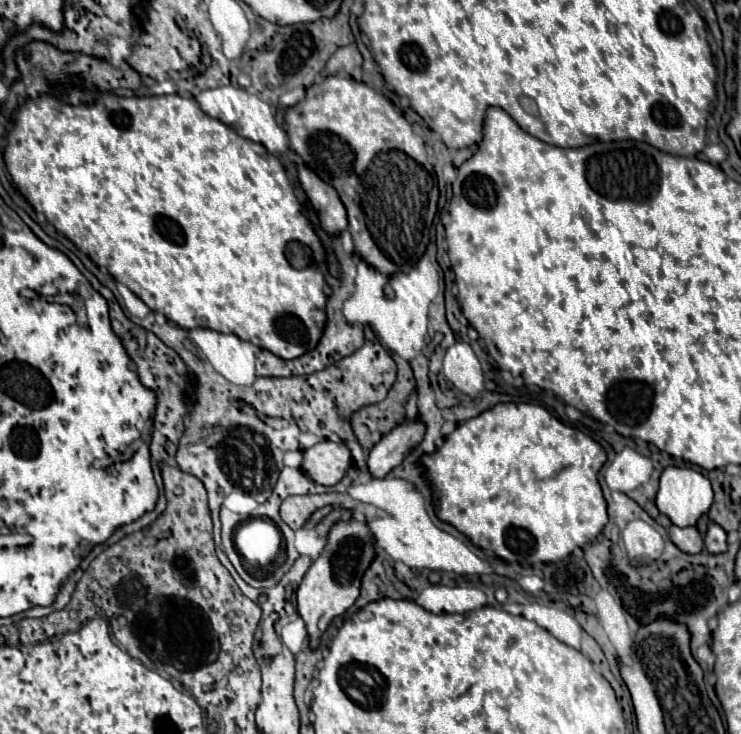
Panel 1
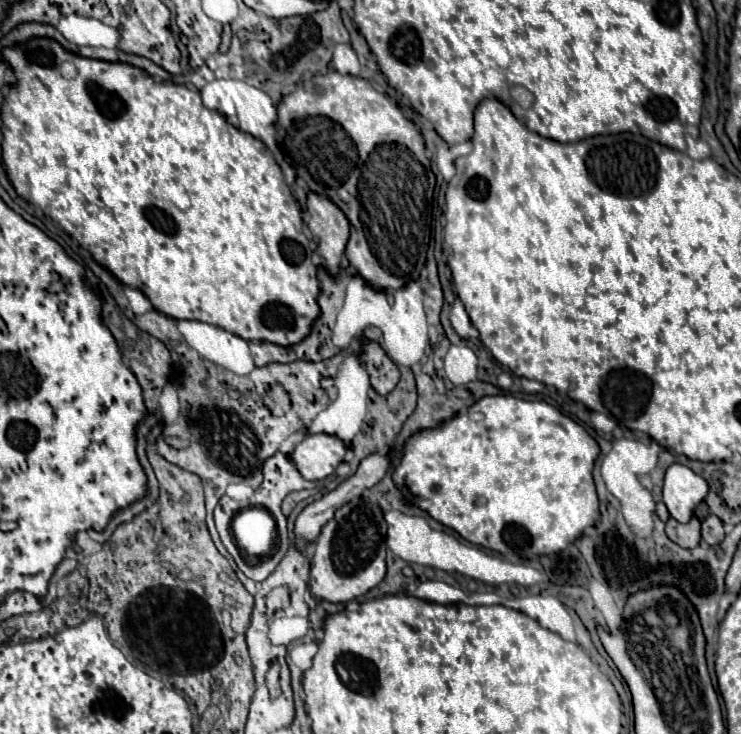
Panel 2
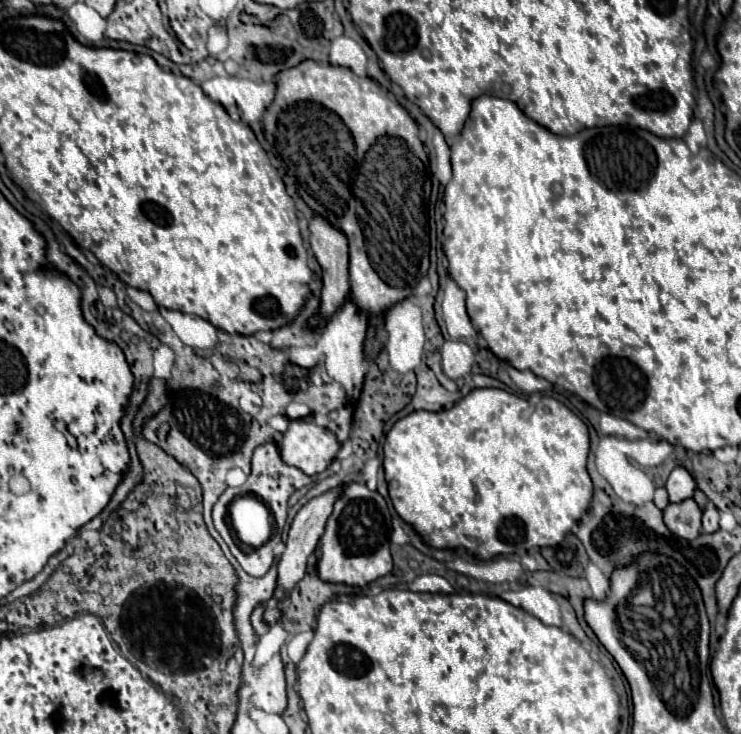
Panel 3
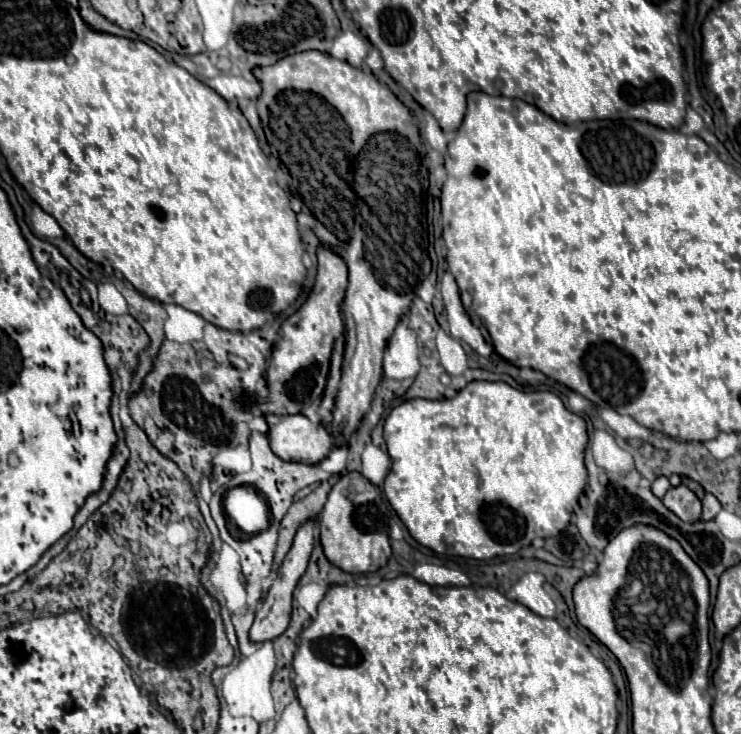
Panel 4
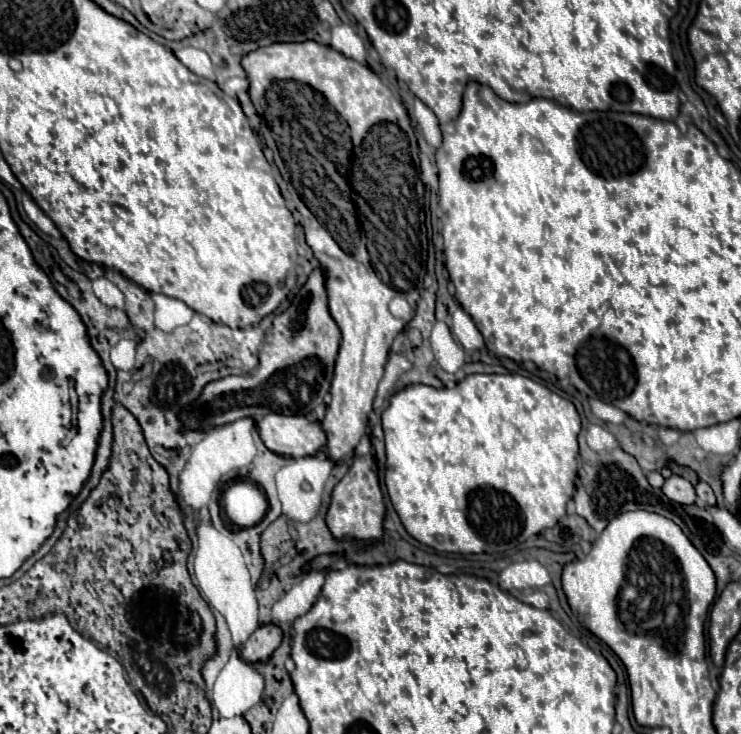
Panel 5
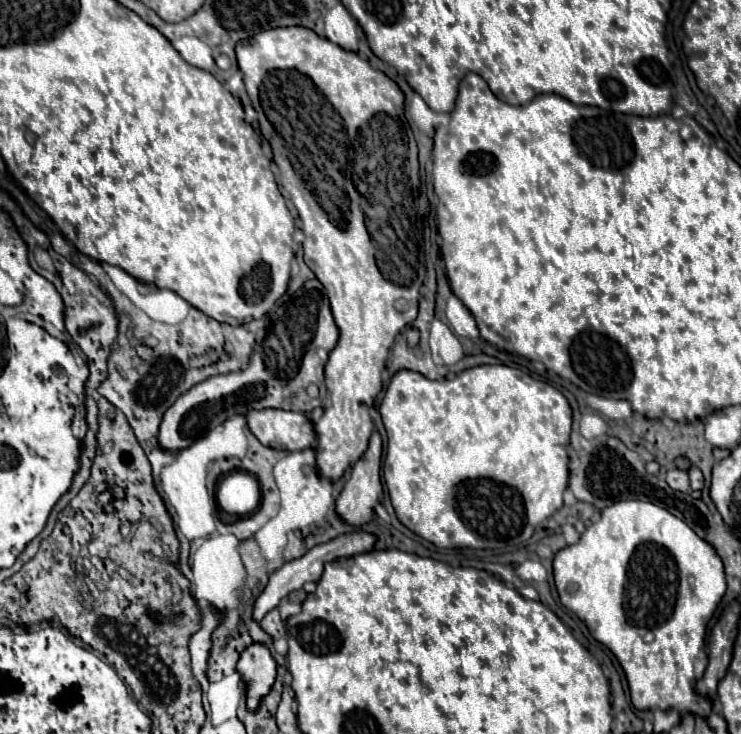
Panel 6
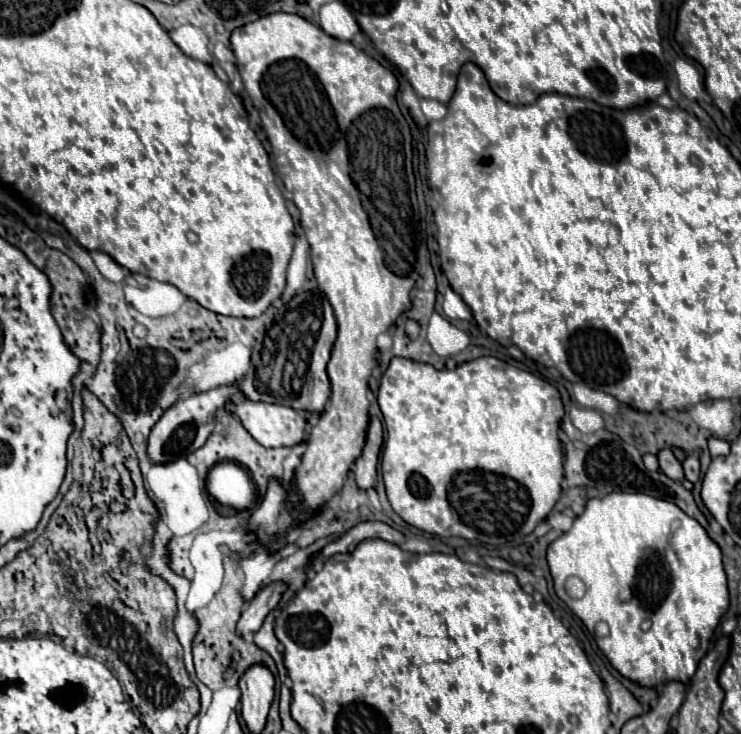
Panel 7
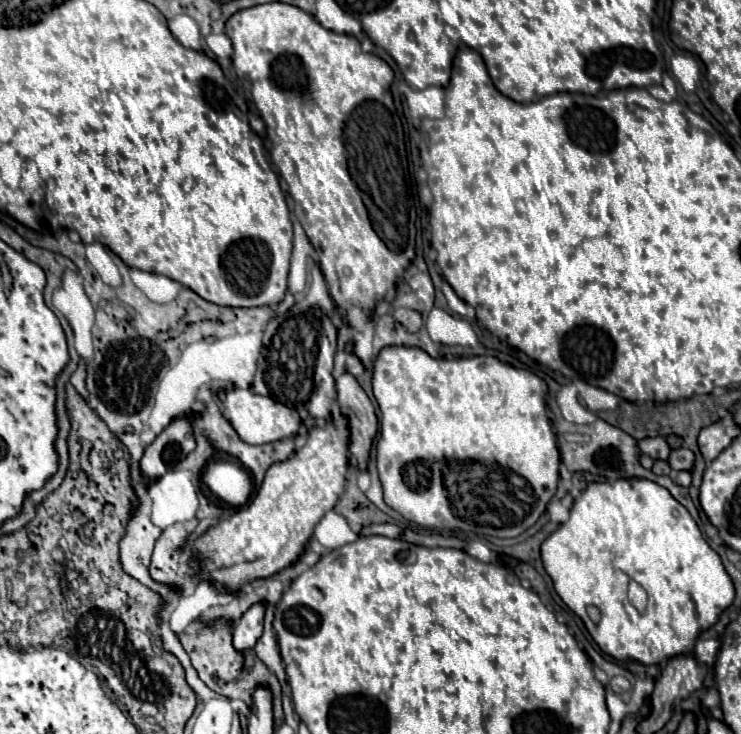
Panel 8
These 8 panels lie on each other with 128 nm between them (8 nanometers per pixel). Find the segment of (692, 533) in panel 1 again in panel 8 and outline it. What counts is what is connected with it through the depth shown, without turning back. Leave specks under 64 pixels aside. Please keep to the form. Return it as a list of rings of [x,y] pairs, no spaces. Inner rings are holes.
[[[660,436],[658,438],[644,438],[644,440],[640,440],[638,448],[644,454],[648,454],[650,458],[654,458],[654,460],[668,460],[668,456],[670,456],[670,446]]]

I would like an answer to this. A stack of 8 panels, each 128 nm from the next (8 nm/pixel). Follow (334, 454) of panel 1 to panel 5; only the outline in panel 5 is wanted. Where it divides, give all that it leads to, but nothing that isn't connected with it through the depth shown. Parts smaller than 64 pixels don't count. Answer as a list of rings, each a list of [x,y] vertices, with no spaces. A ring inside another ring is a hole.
[[[268,414],[260,418],[256,426],[266,448],[280,456],[314,456],[326,446],[326,432],[318,422],[310,422],[306,416]]]

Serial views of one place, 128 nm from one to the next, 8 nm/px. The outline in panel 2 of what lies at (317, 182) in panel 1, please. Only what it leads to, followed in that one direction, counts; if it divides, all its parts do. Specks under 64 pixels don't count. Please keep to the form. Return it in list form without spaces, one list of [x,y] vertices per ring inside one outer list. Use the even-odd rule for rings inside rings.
[[[308,190],[308,214],[308,228],[316,242],[316,250],[324,258],[328,272],[336,274],[340,270],[342,254],[348,242],[348,218],[330,198],[312,190]]]

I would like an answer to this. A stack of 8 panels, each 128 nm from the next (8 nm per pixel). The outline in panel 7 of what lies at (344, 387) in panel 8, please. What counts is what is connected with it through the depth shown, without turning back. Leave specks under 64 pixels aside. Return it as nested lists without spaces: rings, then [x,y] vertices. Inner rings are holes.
[[[372,416],[370,426],[368,426],[364,452],[354,464],[354,476],[356,476],[356,484],[360,490],[370,490],[376,484],[380,448],[382,448],[382,424],[376,416]]]

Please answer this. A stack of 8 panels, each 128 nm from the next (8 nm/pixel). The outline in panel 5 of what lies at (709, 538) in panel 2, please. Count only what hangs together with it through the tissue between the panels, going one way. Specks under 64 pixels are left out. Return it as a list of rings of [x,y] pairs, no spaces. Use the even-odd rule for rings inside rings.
[[[706,482],[696,484],[696,496],[698,496],[698,506],[716,506],[714,492]]]

